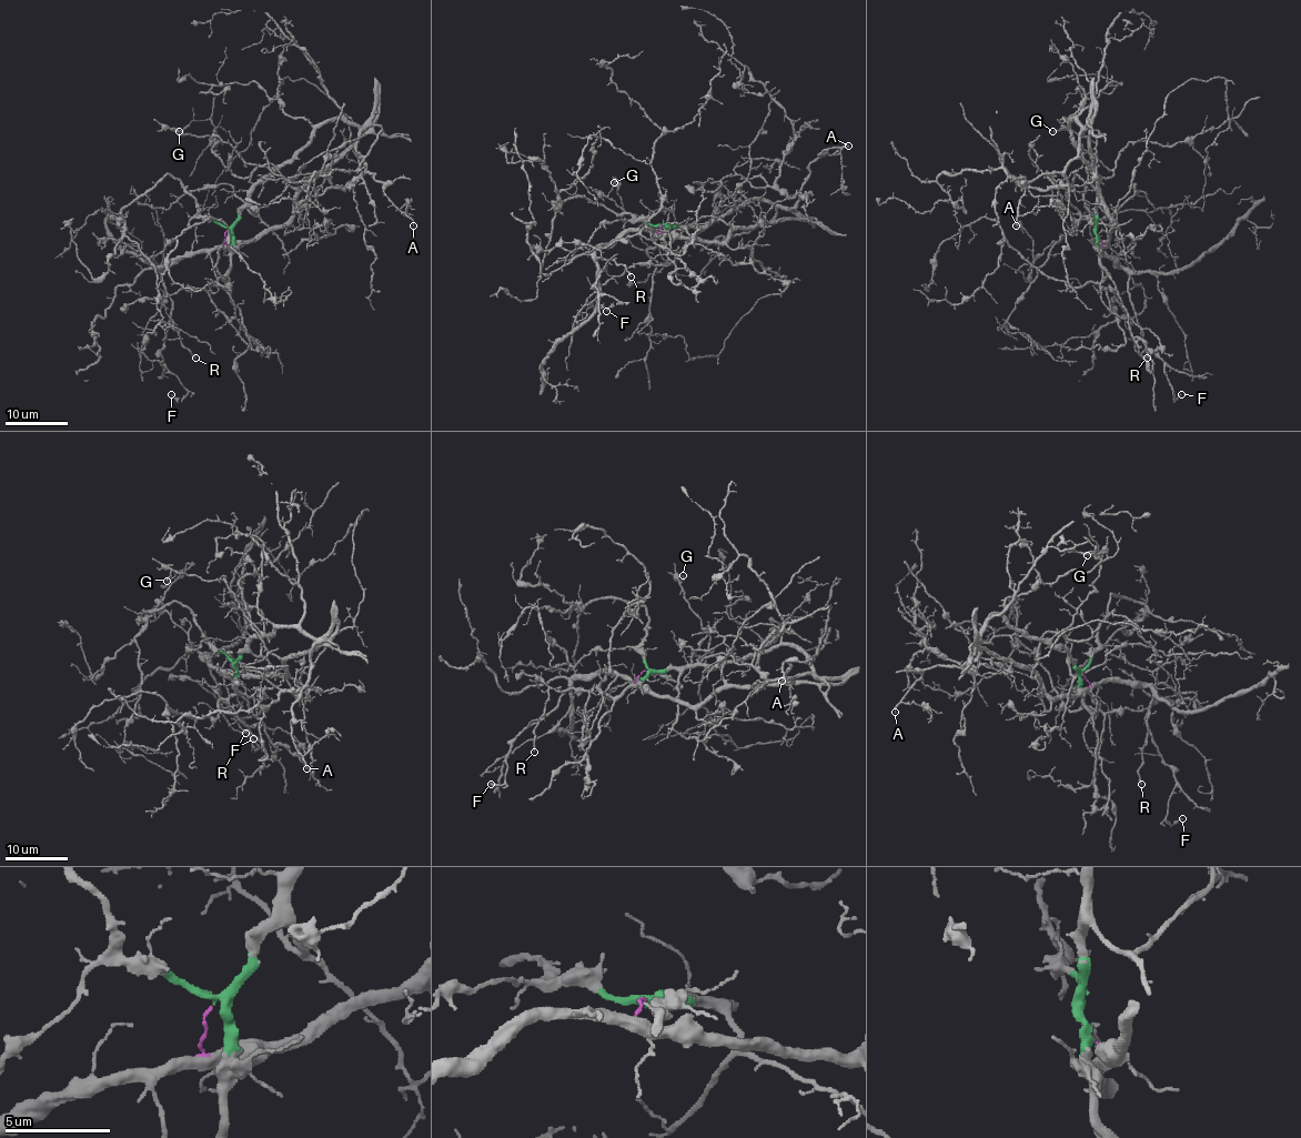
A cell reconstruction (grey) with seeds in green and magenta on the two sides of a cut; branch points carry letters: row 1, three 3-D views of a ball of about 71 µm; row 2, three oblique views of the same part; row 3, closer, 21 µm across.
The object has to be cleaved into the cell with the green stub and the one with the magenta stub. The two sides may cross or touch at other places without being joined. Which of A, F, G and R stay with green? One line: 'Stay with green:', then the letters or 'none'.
Stay with green: A, G, R

